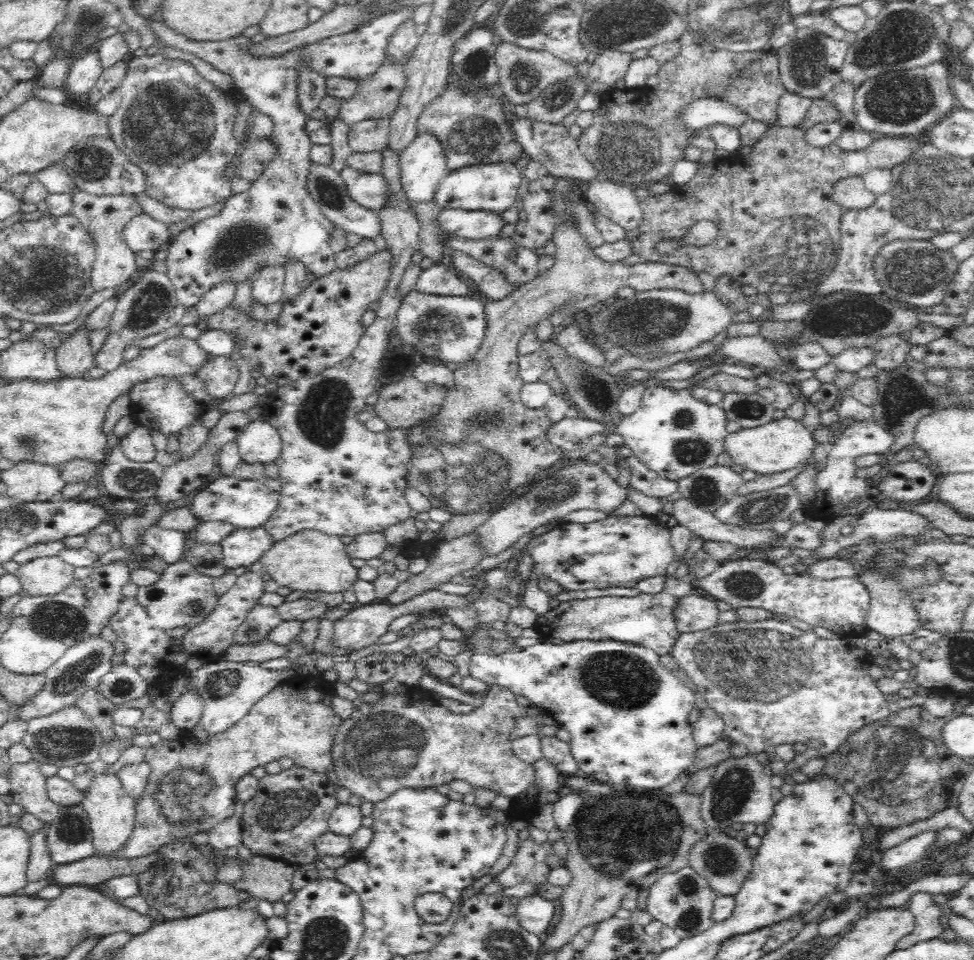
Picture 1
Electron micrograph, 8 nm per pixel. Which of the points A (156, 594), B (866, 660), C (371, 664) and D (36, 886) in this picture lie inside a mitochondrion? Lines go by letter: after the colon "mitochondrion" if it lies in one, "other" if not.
A: mitochondrion
B: other
C: other
D: other

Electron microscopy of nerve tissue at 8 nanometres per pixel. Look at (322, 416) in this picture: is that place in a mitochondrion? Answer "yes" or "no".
yes

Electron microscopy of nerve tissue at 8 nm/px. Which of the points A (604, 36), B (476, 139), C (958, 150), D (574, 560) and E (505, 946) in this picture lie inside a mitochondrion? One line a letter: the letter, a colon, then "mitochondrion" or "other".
A: mitochondrion
B: mitochondrion
C: mitochondrion
D: other
E: mitochondrion

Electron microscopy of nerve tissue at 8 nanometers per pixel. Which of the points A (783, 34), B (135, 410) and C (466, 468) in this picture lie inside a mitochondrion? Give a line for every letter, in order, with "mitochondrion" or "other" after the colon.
A: mitochondrion
B: other
C: mitochondrion

